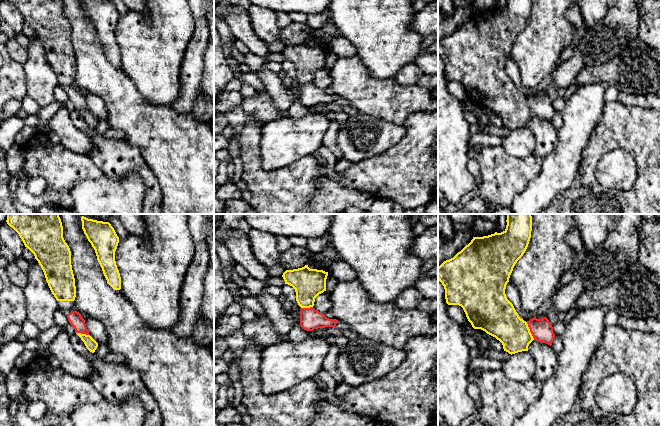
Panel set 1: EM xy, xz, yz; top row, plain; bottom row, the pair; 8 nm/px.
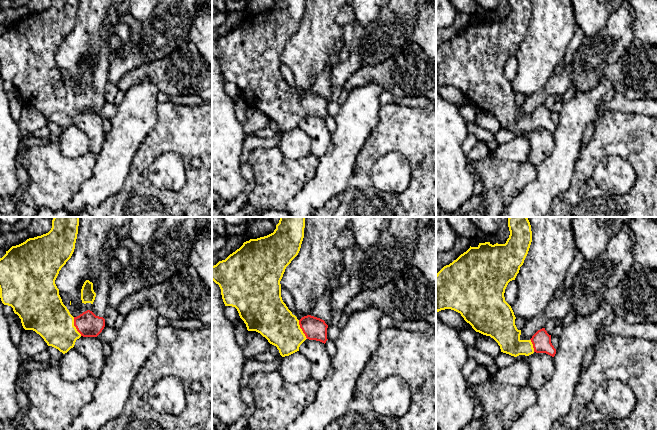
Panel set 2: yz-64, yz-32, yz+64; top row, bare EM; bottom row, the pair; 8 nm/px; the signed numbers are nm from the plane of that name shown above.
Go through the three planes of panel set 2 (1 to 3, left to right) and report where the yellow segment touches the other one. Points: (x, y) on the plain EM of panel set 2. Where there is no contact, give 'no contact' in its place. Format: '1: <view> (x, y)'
1: yz-64 (74, 101)
2: yz-32 (301, 104)
3: yz+64 (533, 121)

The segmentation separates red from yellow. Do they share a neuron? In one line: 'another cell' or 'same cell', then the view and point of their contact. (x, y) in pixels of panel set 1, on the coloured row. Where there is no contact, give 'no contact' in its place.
same cell; meets red in yz at (530, 331)

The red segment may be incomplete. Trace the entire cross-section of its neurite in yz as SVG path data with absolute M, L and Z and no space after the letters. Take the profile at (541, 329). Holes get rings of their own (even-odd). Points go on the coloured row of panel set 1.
M507 214L506 222L503 232L473 237L453 258L444 261L438 267L438 280L444 286L446 303L461 306L474 329L481 329L495 337L502 343L504 351L512 355L528 351L533 340L551 346L555 334L546 317L537 319L535 316L527 322L521 319L506 297L505 289L510 275L525 253L531 238L532 216Z

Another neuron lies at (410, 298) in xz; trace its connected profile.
M410 287L405 289L395 302L401 310L410 310L416 309L423 299L424 297L415 287Z

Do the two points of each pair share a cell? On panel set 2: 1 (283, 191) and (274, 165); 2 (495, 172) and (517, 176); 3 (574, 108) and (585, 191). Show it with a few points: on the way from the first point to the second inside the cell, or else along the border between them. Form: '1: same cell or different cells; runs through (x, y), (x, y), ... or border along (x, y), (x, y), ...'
1: same cell; runs through (277, 185), (274, 171)
2: same cell; runs through (500, 174), (512, 176)
3: different cells; border along (583, 146), (575, 164), (574, 175)

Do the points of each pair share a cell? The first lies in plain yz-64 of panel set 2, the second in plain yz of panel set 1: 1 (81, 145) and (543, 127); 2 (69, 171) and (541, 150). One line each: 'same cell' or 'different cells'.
1: different cells
2: different cells

